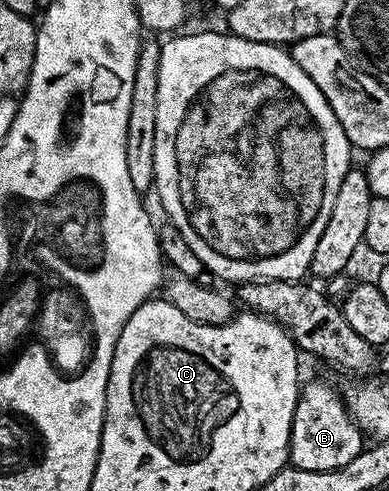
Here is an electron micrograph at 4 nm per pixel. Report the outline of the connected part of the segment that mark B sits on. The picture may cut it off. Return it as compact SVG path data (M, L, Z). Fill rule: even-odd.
M310 381L301 386L290 428L289 464L304 471L332 471L352 463L364 448L364 434L359 429L345 400L330 385Z

